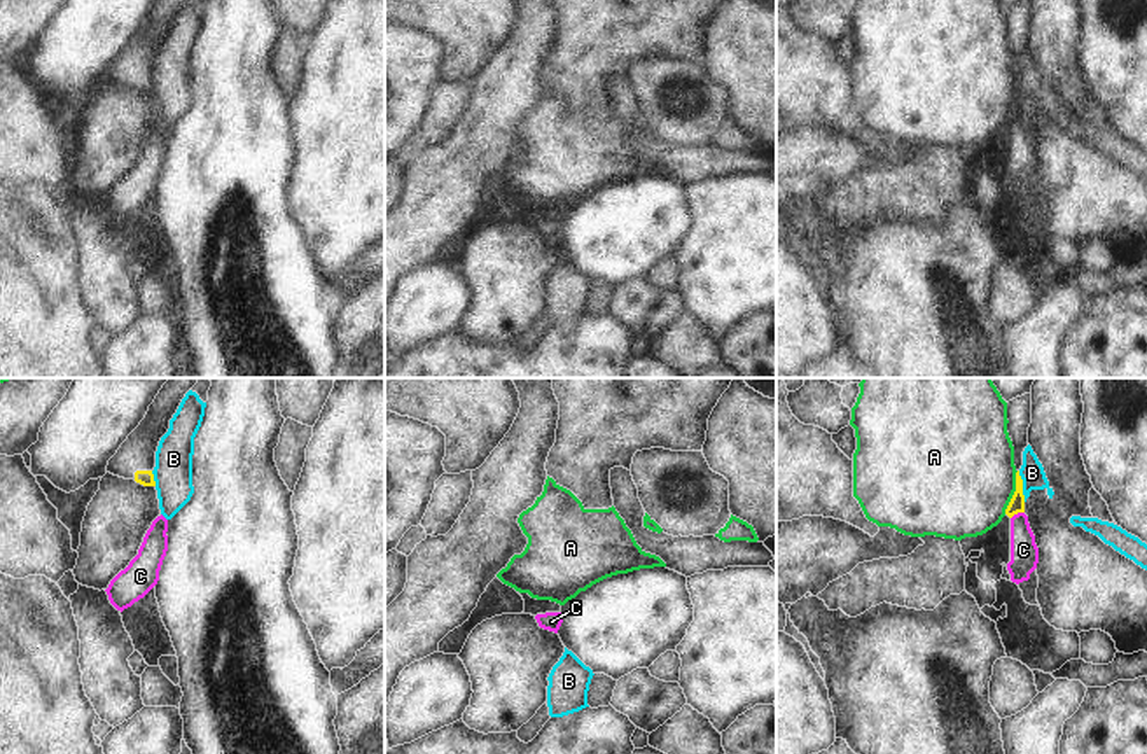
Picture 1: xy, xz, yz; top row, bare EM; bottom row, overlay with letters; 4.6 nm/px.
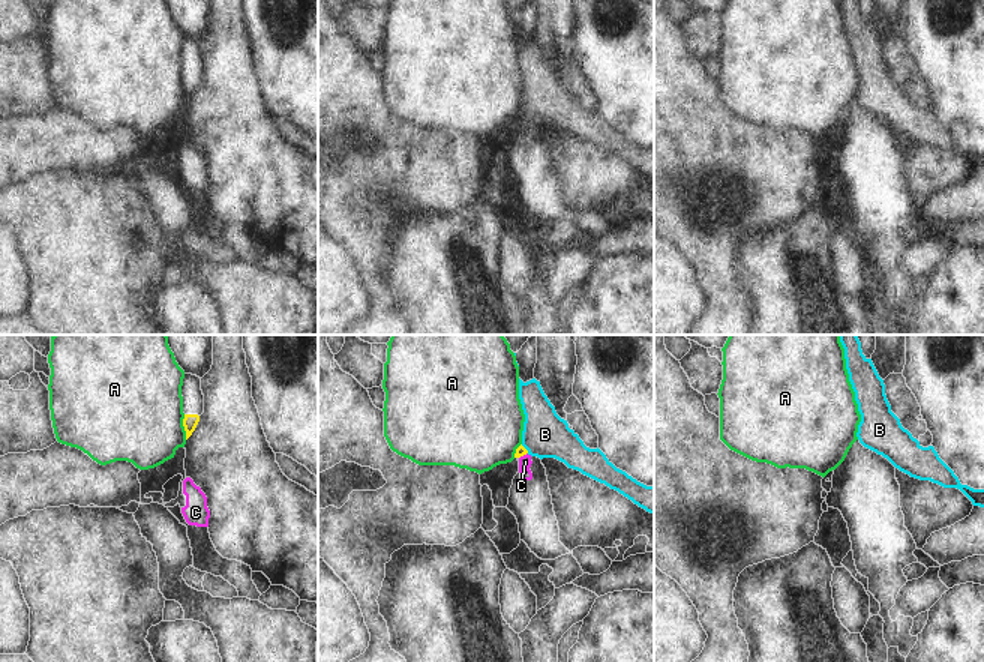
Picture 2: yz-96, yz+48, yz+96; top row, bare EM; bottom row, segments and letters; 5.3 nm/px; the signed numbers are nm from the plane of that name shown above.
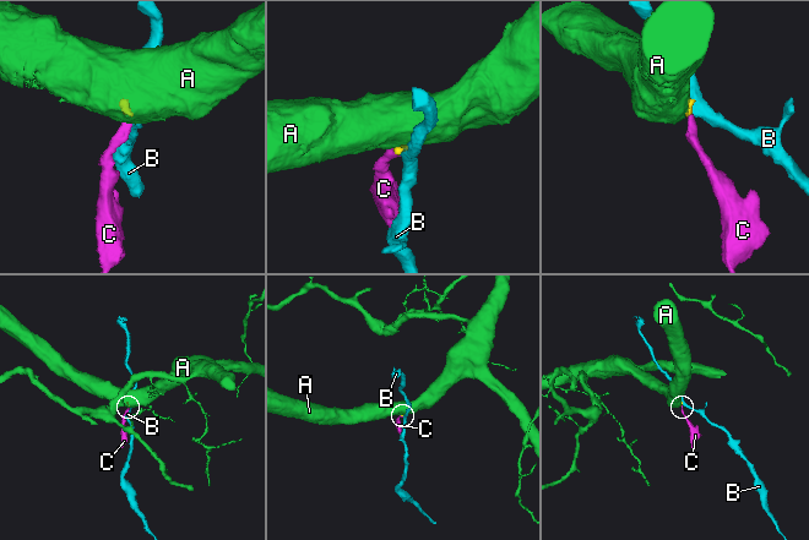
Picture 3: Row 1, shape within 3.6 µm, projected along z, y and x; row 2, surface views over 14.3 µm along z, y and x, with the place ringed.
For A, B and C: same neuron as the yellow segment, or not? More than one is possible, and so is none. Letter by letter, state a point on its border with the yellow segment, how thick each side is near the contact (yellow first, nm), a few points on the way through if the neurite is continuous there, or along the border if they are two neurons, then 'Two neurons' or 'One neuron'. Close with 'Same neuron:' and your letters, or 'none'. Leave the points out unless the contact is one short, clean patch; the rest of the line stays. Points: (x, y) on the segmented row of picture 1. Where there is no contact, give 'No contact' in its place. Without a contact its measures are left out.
A: Touches yellow at yz (1014, 492). Thickness 70 nm (yellow) against 480 nm. Boundary: yz (1018, 471), (1014, 494), (1004, 513). Two neurons
B: Touches yellow at yz (1021, 487). Thickness 70 nm (yellow) against 110 nm. Boundary: yz (1018, 471), (1023, 481), (1025, 501). Two neurons
C: Touches yellow at yz (1016, 513). Thickness 70 nm (yellow) against 130 nm. Path across: yz (1016, 504), (1016, 513), (1023, 550). One neuron
Same neuron: C

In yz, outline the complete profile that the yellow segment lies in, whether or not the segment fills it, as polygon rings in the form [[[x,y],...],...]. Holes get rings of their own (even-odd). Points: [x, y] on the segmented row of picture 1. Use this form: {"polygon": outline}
{"polygon": [[[1019,471],[1016,472],[1016,492],[1005,514],[1011,518],[1011,562],[1007,563],[1007,570],[1011,581],[1019,584],[1030,579],[1030,574],[1039,563],[1039,548],[1028,516],[1025,514],[1023,479]]]}

